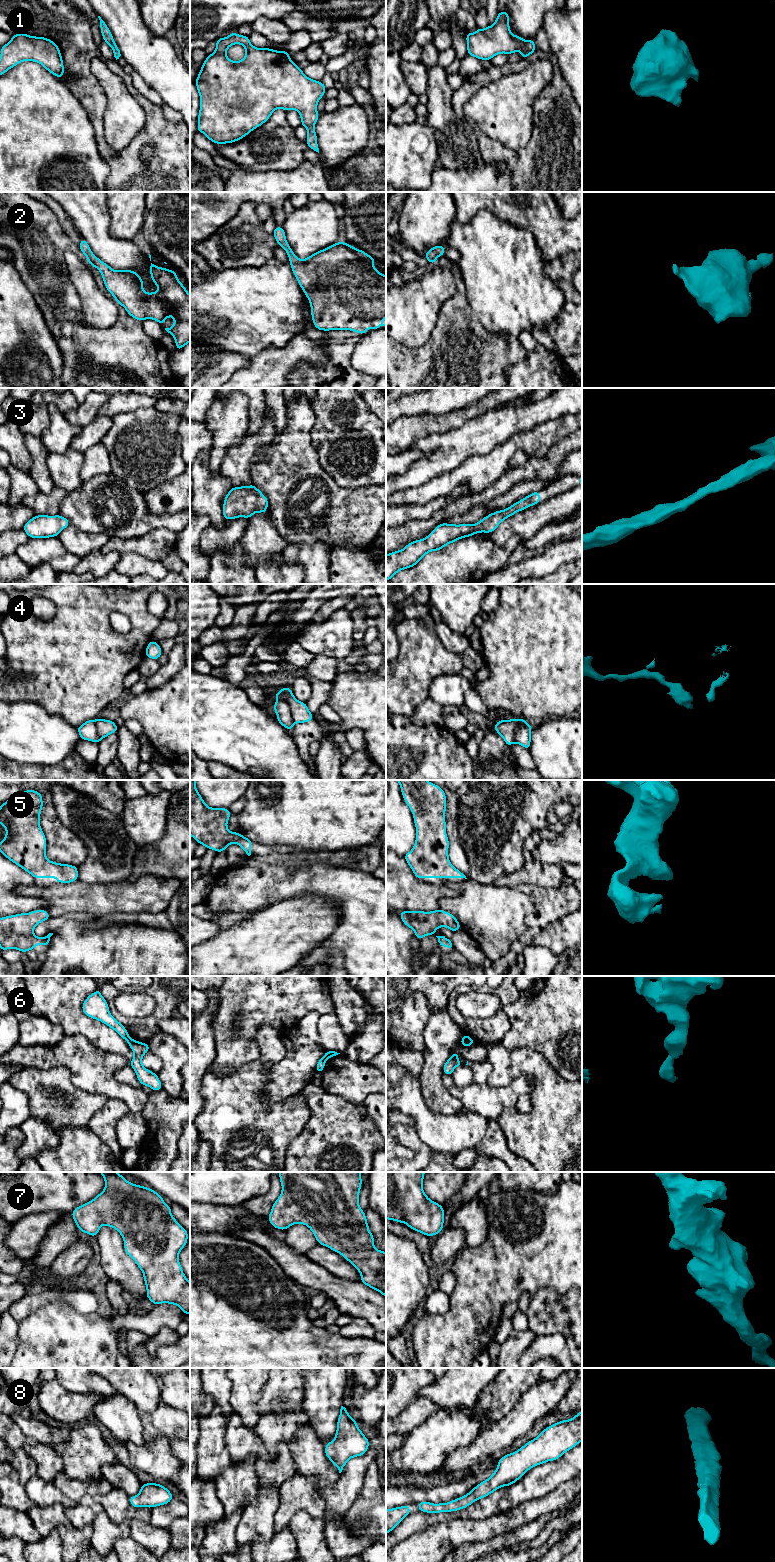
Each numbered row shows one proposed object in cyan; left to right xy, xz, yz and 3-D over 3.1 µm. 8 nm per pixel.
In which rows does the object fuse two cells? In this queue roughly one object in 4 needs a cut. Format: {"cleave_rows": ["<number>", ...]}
{"cleave_rows": ["4", "6"]}

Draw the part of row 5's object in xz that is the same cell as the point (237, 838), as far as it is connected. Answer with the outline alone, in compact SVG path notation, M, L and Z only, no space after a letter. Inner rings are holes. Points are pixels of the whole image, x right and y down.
M190 780L190 835L198 844L207 849L224 852L228 845L238 844L248 856L251 855L252 840L244 837L241 833L228 830L227 823L232 813L223 807L210 808L196 788L196 780Z

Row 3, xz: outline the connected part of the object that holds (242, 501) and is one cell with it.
M250 486L232 487L223 502L223 516L226 520L239 517L249 519L256 512L265 513L268 509L268 499L256 488Z

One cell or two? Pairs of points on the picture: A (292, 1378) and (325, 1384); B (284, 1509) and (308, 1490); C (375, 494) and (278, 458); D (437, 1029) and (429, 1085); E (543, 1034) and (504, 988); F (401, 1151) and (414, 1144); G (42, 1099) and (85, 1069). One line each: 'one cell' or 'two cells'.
A: two cells
B: one cell
C: one cell
D: one cell
E: two cells
F: two cells
G: two cells

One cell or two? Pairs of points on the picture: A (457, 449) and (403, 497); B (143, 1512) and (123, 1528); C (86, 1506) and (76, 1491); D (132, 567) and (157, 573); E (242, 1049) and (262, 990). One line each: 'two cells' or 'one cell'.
A: two cells
B: two cells
C: two cells
D: one cell
E: one cell

